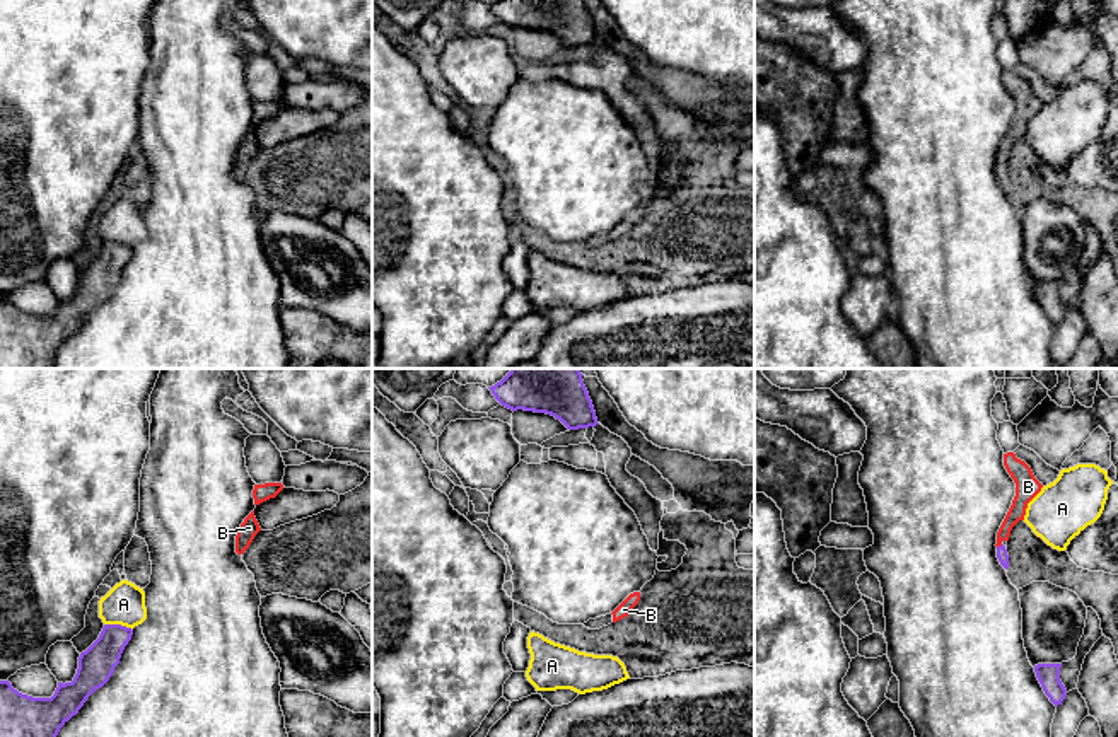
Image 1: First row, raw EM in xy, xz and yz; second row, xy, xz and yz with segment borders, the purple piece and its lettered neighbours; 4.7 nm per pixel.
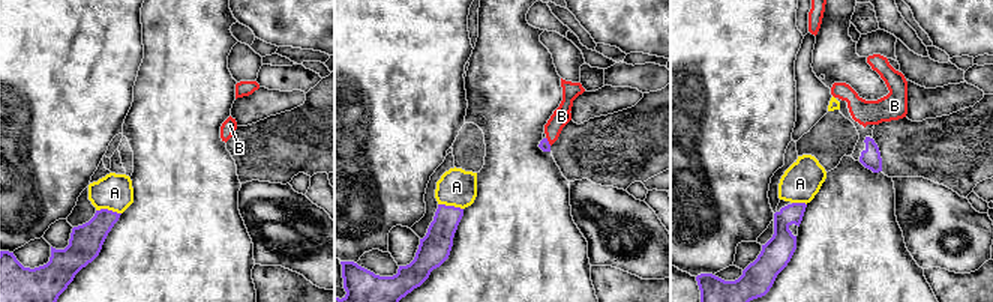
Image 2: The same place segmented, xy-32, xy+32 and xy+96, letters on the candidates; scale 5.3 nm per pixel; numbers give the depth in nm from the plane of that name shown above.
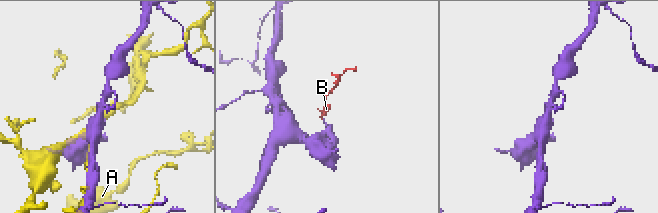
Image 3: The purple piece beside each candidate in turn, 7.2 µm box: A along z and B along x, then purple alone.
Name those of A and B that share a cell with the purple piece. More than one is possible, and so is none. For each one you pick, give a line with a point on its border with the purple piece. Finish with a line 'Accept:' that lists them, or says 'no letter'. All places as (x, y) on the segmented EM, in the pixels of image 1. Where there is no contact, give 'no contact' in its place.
B: contact yz (999, 546)
Accept: B

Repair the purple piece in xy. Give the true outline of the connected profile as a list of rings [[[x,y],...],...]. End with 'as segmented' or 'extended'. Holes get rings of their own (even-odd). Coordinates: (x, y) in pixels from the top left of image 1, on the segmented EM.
[[[104,624],[99,638],[80,653],[73,681],[58,682],[51,698],[32,698],[0,681],[0,737],[56,737],[87,698],[109,681],[131,635],[131,628]]] | as segmented

